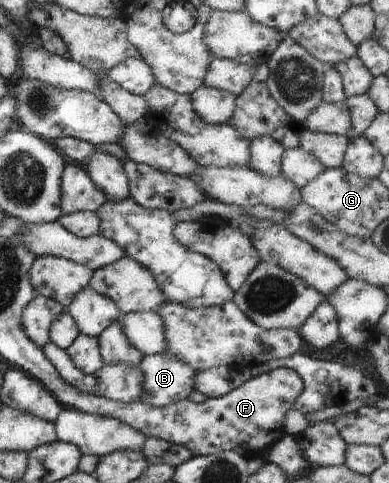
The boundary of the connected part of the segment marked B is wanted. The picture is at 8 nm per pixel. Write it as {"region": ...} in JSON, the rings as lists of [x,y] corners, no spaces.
{"region":[[[167,352],[145,355],[138,367],[143,377],[139,401],[147,406],[164,407],[193,391],[195,371]]]}

